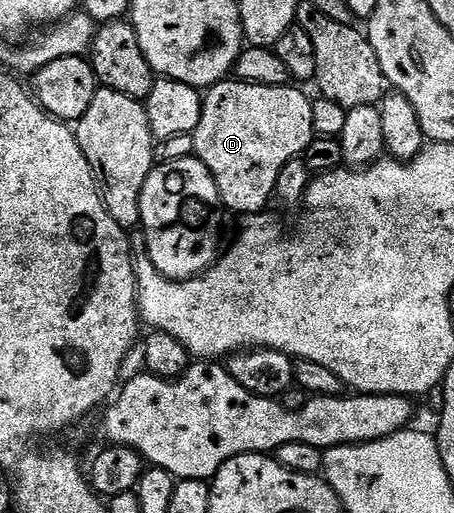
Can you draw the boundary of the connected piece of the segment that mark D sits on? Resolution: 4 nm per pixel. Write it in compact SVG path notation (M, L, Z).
M229 82L215 83L204 92L203 117L199 117L199 125L192 133L193 155L212 173L222 204L228 210L230 207L242 217L248 217L266 210L269 199L271 203L274 198L273 190L275 181L279 181L279 169L283 169L287 161L304 156L314 140L311 125L312 102L297 85L268 87L258 83Z

